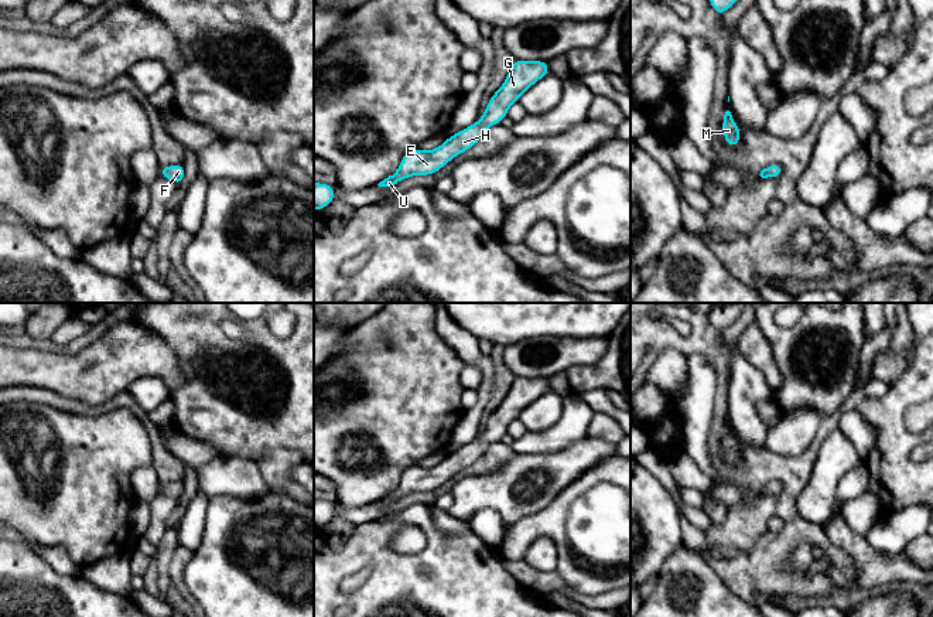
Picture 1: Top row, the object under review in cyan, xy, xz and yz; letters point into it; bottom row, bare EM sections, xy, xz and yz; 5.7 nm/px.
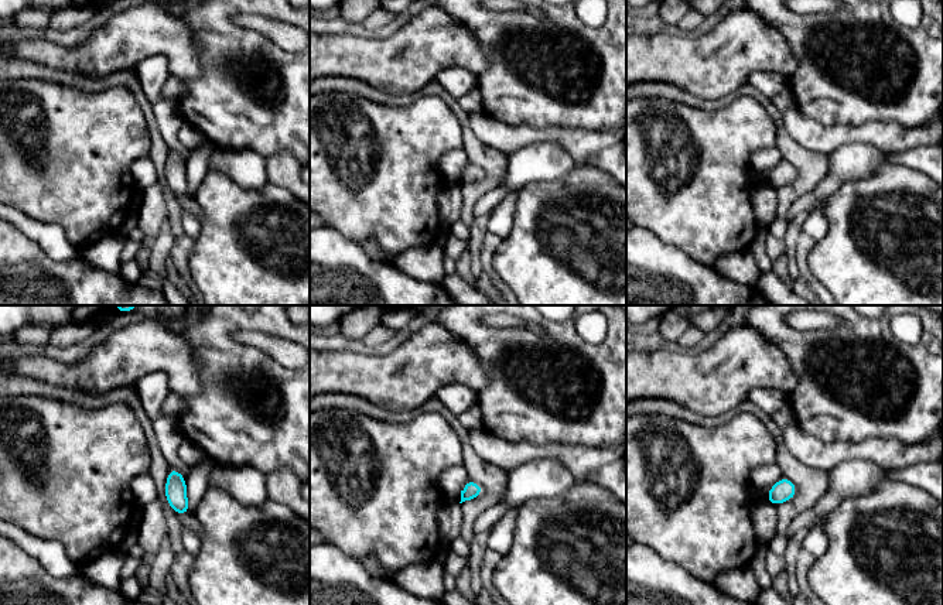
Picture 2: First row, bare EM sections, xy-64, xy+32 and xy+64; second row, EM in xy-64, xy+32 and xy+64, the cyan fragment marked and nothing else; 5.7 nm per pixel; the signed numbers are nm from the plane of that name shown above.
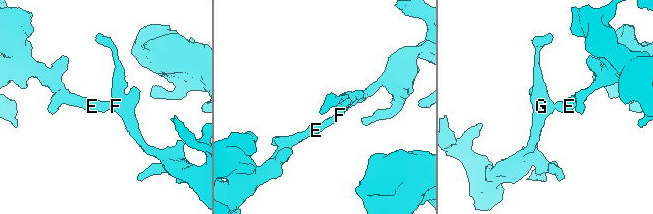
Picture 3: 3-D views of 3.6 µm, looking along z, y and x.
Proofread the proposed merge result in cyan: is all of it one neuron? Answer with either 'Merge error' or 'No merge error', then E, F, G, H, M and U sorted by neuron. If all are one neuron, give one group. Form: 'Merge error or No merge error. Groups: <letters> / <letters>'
No merge error. Groups: E F G H M U

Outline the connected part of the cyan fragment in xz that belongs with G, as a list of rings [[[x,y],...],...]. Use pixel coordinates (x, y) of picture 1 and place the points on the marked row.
[[[515,59],[503,85],[491,96],[485,113],[478,122],[448,136],[434,150],[409,150],[393,175],[380,181],[379,187],[392,187],[411,175],[433,175],[454,157],[474,147],[485,134],[489,126],[502,123],[509,108],[533,86],[539,79],[550,75],[547,61]]]

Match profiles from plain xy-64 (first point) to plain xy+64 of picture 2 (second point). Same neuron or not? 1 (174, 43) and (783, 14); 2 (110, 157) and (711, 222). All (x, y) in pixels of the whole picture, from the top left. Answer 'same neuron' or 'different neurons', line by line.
1: different neurons
2: same neuron

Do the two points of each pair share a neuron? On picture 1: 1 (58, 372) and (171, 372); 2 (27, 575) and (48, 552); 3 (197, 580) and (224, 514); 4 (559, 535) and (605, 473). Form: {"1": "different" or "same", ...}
{"1": "same", "2": "different", "3": "same", "4": "same"}

